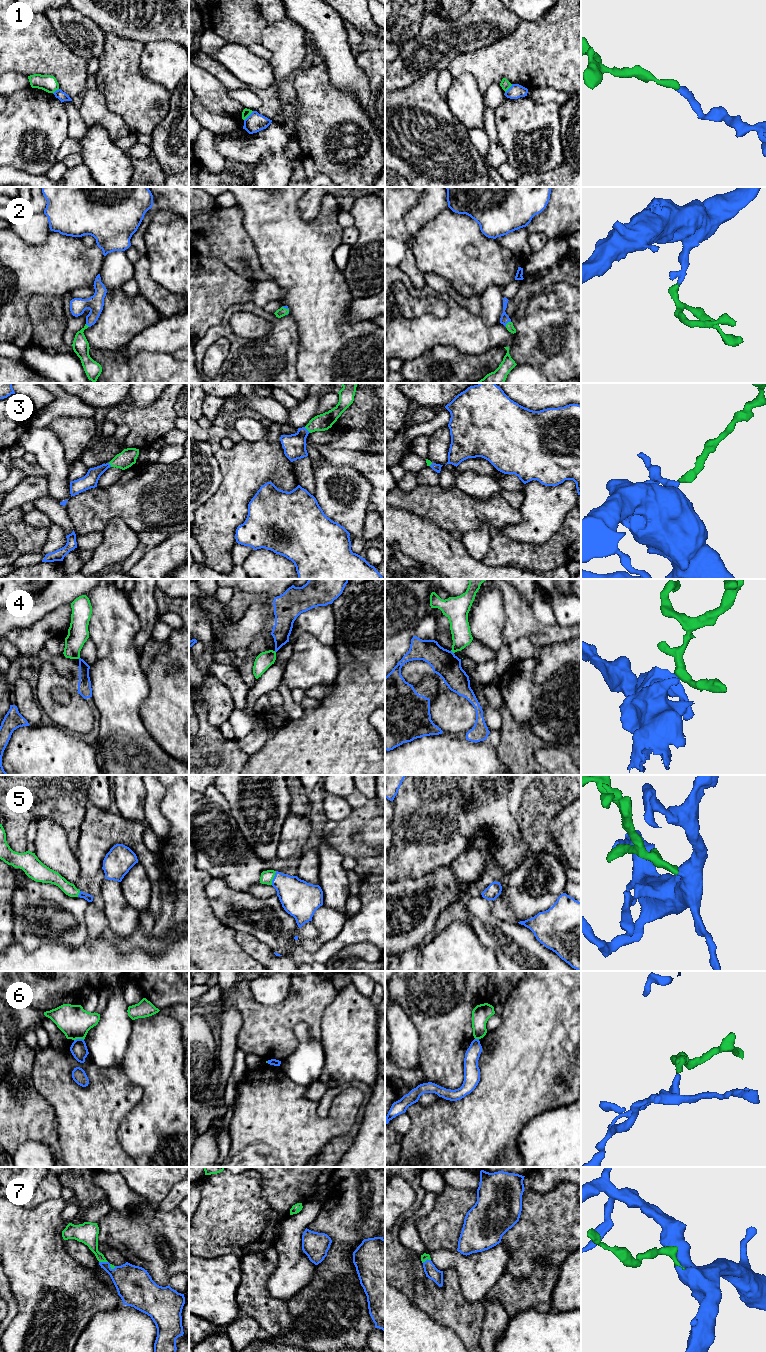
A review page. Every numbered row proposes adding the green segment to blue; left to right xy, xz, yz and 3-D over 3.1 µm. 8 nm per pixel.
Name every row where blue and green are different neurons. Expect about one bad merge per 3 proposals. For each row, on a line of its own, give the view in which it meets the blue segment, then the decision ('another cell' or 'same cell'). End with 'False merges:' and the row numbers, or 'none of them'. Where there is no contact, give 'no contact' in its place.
1: xz | another cell
2: yz | same cell
3: xz | same cell
4: yz | another cell
5: xz | same cell
6: xy | another cell
7: xy | same cell
False merges: 1, 4, 6

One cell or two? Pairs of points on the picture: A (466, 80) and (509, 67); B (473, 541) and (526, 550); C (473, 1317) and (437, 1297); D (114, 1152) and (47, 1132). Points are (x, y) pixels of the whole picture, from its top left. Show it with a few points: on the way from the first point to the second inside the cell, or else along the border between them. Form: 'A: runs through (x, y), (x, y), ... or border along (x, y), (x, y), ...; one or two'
A: border along (453, 78), (469, 73), (475, 79), (482, 93); two
B: border along (485, 521), (488, 527), (490, 547), (483, 559); two
C: runs through (464, 1317), (446, 1305); one
D: border along (54, 1112), (59, 1151); two

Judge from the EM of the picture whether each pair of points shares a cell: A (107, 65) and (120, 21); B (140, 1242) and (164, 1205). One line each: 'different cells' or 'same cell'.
A: different cells
B: different cells

